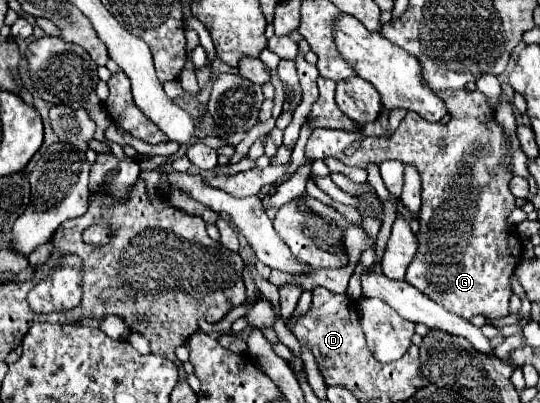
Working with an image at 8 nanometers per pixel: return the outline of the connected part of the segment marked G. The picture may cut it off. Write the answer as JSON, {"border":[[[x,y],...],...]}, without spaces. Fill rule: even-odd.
{"border":[[[446,89],[436,91],[436,95],[444,97],[450,115],[448,125],[428,123],[418,113],[408,111],[400,127],[388,139],[314,129],[306,145],[306,155],[310,159],[336,157],[344,165],[362,169],[370,163],[380,165],[380,161],[386,159],[414,165],[422,179],[420,231],[416,233],[420,245],[406,271],[406,281],[458,317],[506,317],[512,295],[510,277],[522,261],[522,243],[506,225],[508,215],[516,209],[516,197],[508,189],[514,177],[510,171],[512,143],[496,123],[494,109],[486,95],[478,89]],[[356,139],[360,139],[360,149],[354,151],[354,155],[344,155],[344,149]],[[440,141],[446,143],[444,151],[438,147]],[[462,167],[470,167],[472,173],[462,175]]]}

